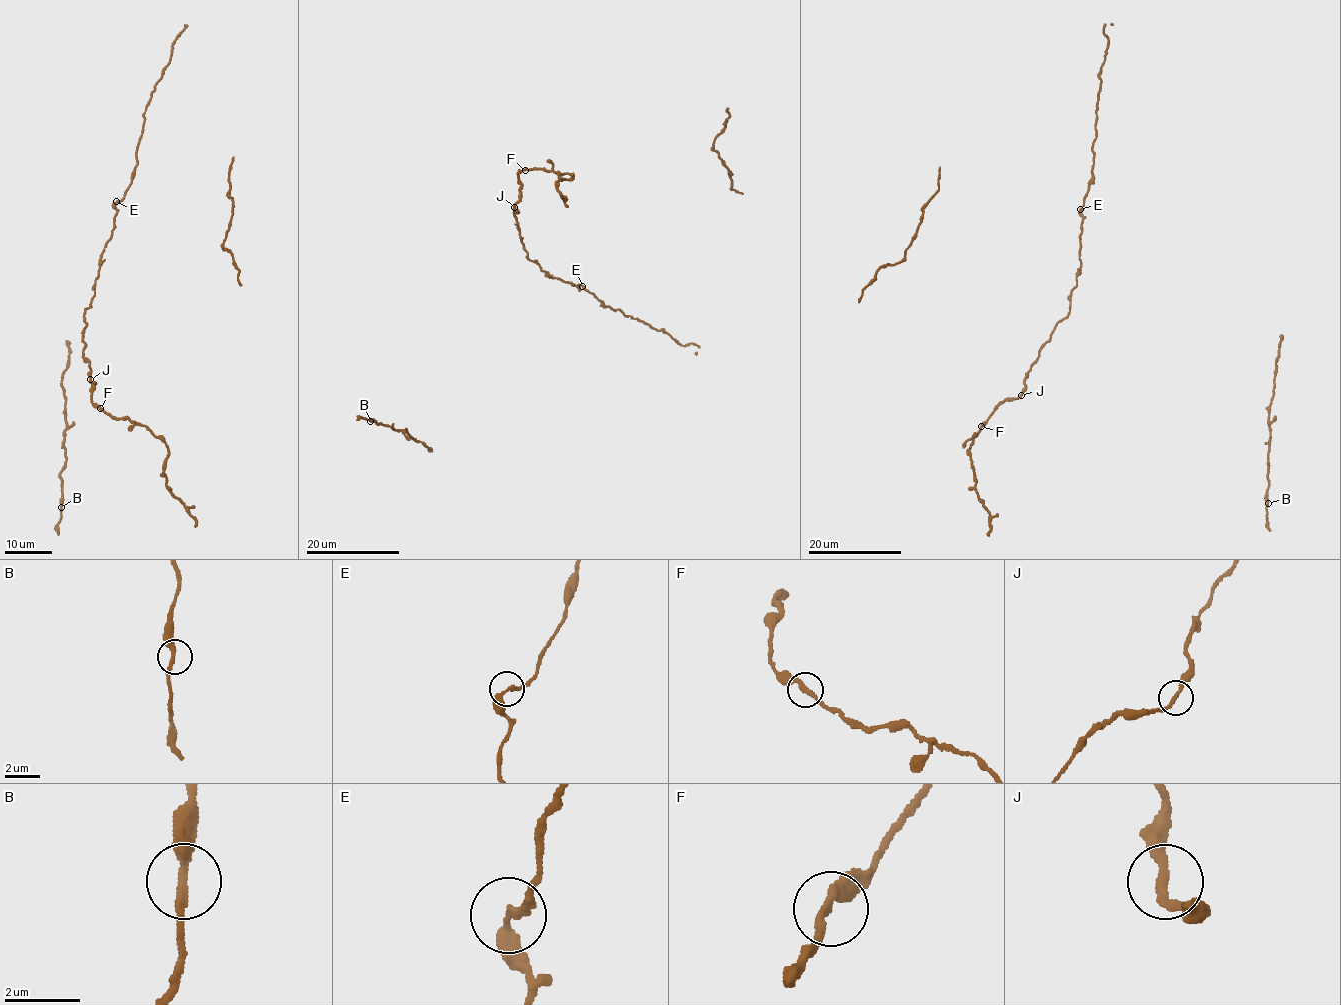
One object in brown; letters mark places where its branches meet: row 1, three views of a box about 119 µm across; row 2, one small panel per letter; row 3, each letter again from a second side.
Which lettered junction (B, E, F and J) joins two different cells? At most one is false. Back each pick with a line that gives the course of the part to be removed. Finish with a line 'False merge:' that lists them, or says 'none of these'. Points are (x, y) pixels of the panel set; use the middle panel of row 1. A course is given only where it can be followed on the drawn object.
False merge: none of these

